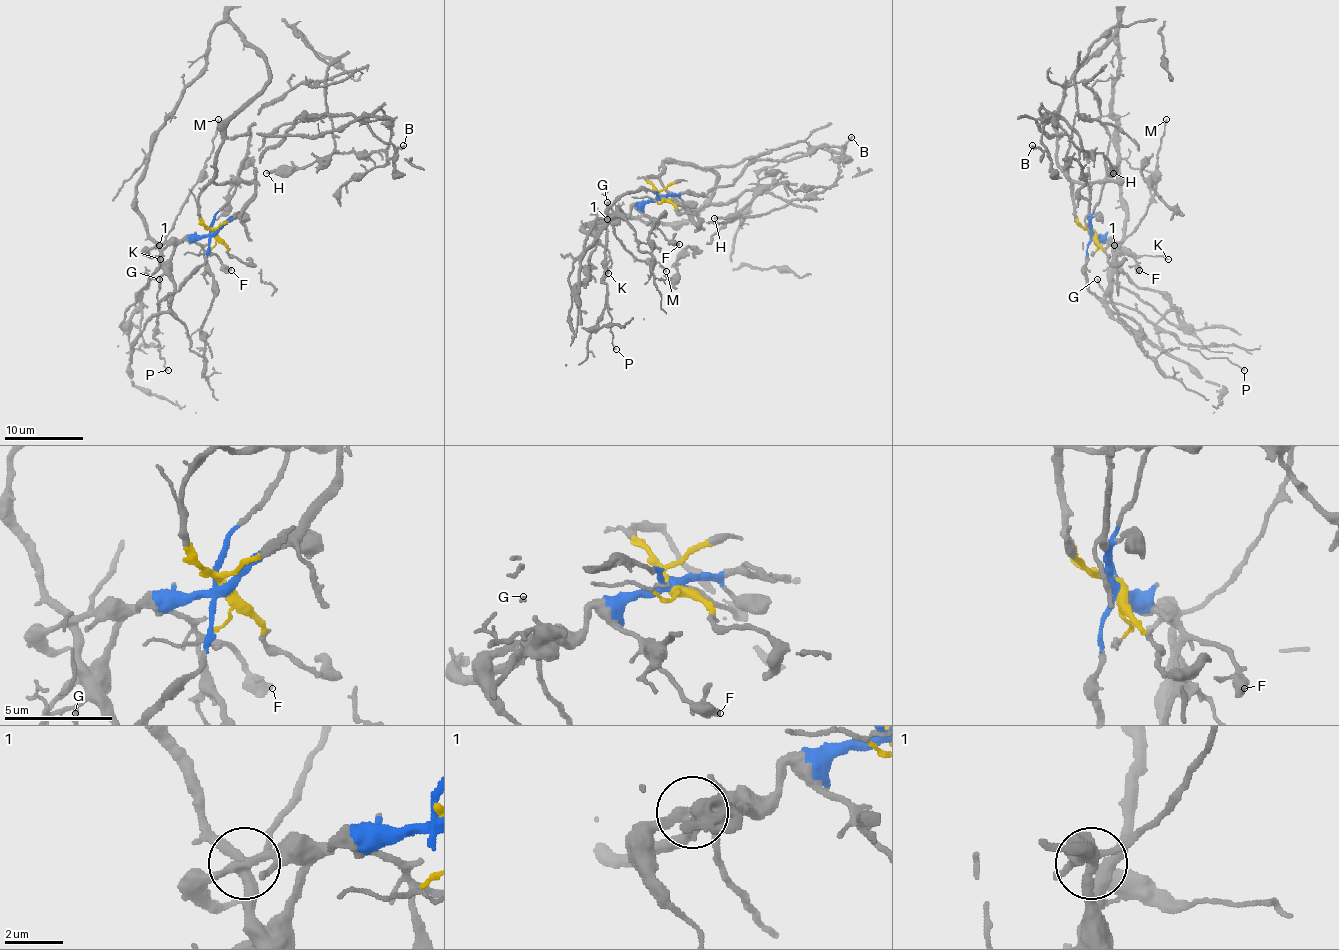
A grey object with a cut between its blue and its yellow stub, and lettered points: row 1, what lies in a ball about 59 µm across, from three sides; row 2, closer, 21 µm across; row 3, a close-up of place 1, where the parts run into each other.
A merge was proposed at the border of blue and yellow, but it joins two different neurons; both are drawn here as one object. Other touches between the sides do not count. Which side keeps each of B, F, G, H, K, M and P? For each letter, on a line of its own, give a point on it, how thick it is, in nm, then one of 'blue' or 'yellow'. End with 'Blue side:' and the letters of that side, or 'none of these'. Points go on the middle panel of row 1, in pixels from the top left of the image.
B: place (851, 137); calibre 220 nm; blue
F: place (679, 244); calibre 360 nm; blue
G: place (607, 202); calibre 160 nm; blue
H: place (714, 218); calibre 220 nm; blue
K: place (608, 273); calibre 170 nm; blue
M: place (666, 271); calibre 130 nm; blue
P: place (616, 349); calibre 110 nm; blue
Blue side: B, F, G, H, K, M, P

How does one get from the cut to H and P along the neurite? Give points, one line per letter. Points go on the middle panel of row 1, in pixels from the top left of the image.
H: (660, 197), (707, 193), (758, 160), (793, 160), (822, 144), (838, 164), (838, 178), (803, 199), (714, 219)
P: (660, 197), (656, 191), (636, 189), (622, 195), (607, 213), (603, 281), (607, 285), (613, 346), (617, 348)

